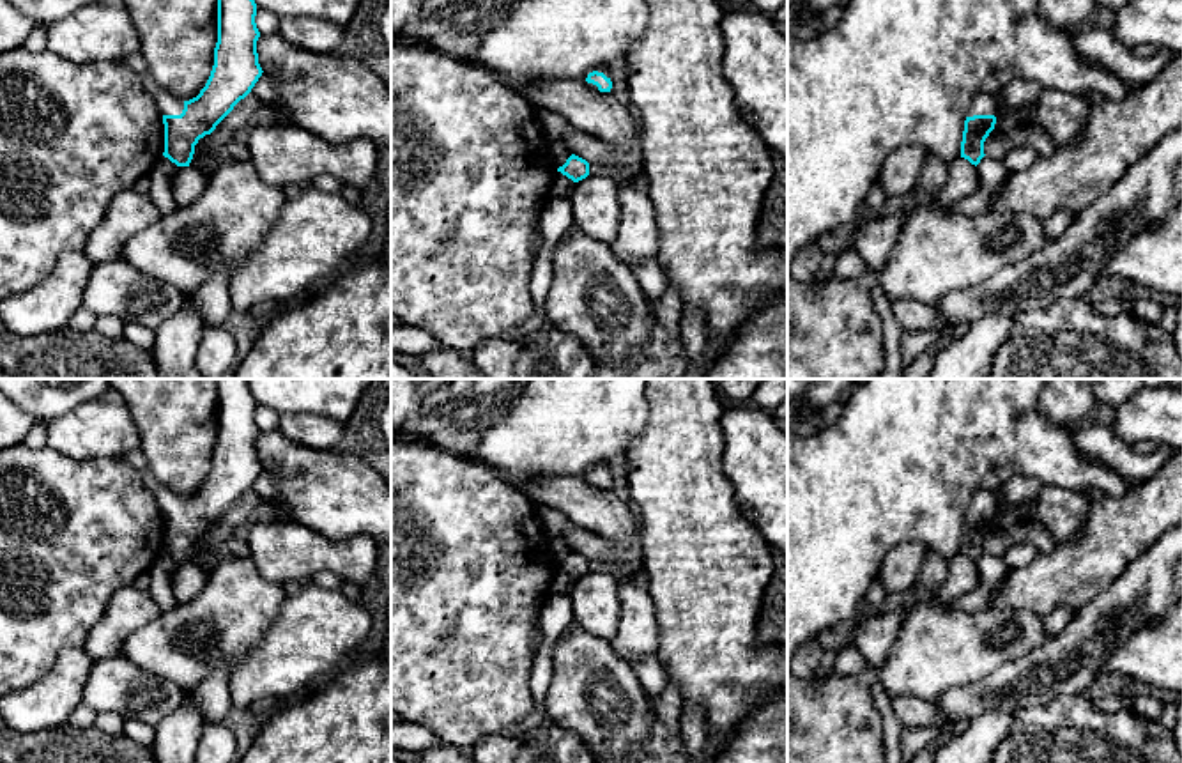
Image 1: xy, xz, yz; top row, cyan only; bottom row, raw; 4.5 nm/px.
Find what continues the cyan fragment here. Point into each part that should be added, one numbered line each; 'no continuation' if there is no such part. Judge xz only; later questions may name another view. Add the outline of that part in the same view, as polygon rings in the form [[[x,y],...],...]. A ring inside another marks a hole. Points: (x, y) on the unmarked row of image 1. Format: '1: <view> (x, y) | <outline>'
no continuation

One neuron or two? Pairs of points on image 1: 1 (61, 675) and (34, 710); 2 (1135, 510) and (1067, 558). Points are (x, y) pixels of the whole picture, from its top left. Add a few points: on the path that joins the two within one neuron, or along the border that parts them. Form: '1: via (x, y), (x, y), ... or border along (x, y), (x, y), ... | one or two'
1: via (61, 684), (43, 701) | one
2: via (1119, 526), (1083, 558) | one

